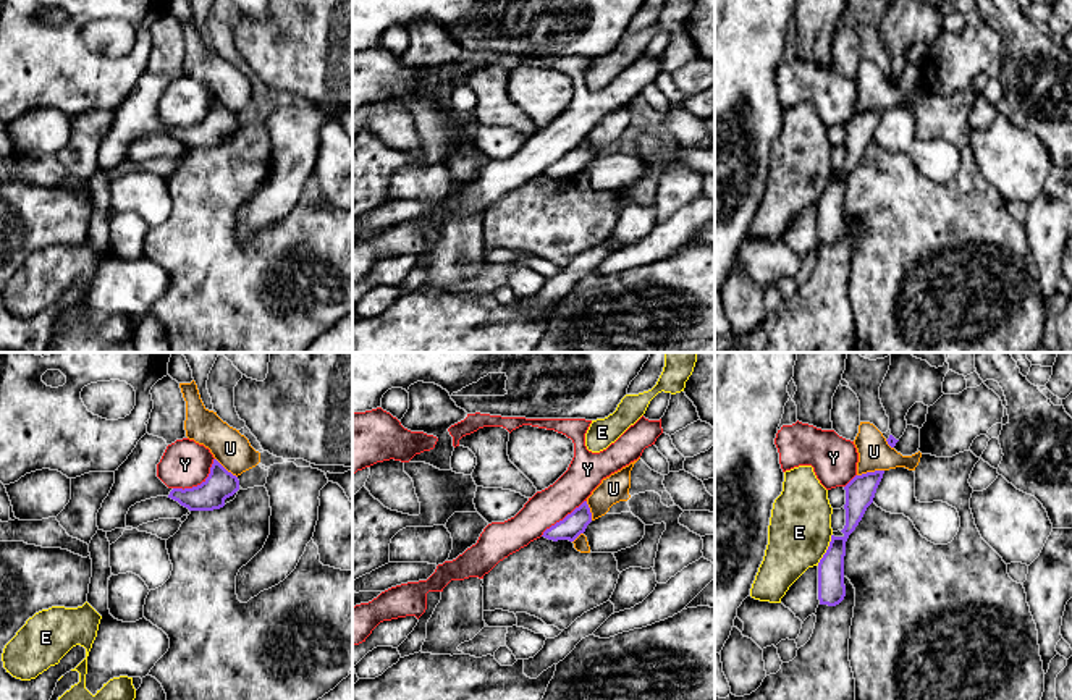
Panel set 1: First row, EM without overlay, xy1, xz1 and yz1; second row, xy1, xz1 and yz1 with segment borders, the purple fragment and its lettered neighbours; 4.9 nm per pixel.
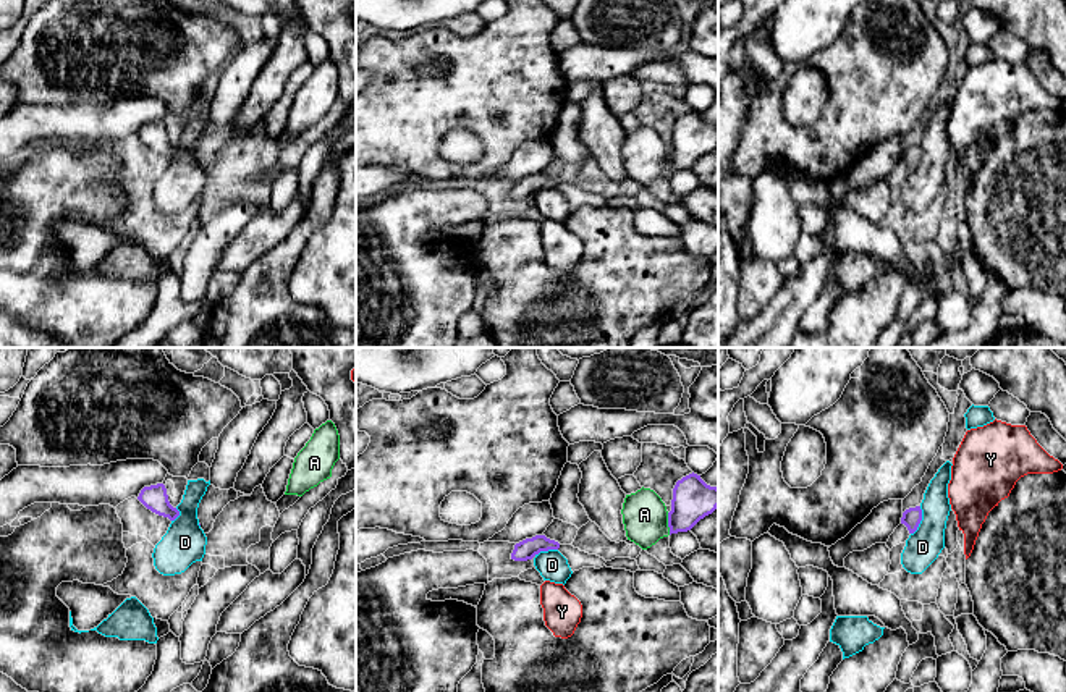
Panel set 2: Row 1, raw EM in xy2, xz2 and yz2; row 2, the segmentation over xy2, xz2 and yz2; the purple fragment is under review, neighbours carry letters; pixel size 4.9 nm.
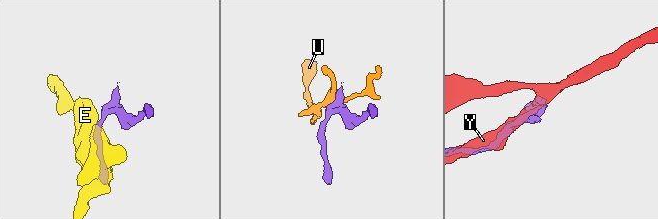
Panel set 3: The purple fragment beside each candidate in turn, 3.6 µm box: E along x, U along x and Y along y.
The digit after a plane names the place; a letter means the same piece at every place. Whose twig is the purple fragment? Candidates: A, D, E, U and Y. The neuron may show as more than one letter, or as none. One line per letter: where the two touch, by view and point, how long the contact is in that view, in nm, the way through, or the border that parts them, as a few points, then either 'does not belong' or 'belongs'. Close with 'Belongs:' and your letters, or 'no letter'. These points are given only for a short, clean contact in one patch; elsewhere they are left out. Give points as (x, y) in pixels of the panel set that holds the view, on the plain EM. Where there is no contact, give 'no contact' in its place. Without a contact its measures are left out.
A: xz2 (668, 162) | 110 nm | does not belong
D: yz2 (921, 157) | 150 nm | along yz2 (921, 144), (921, 160), (911, 172) | does not belong
E: yz1 (827, 188) | 180 nm | along yz1 (831, 172), (830, 183), (817, 202) | does not belong
U: yz1 (870, 110) | 140 nm | along yz1 (883, 107), (857, 113) | does not belong
Y: xy1 (201, 122) | 260 nm | does not belong
Belongs: no letter

